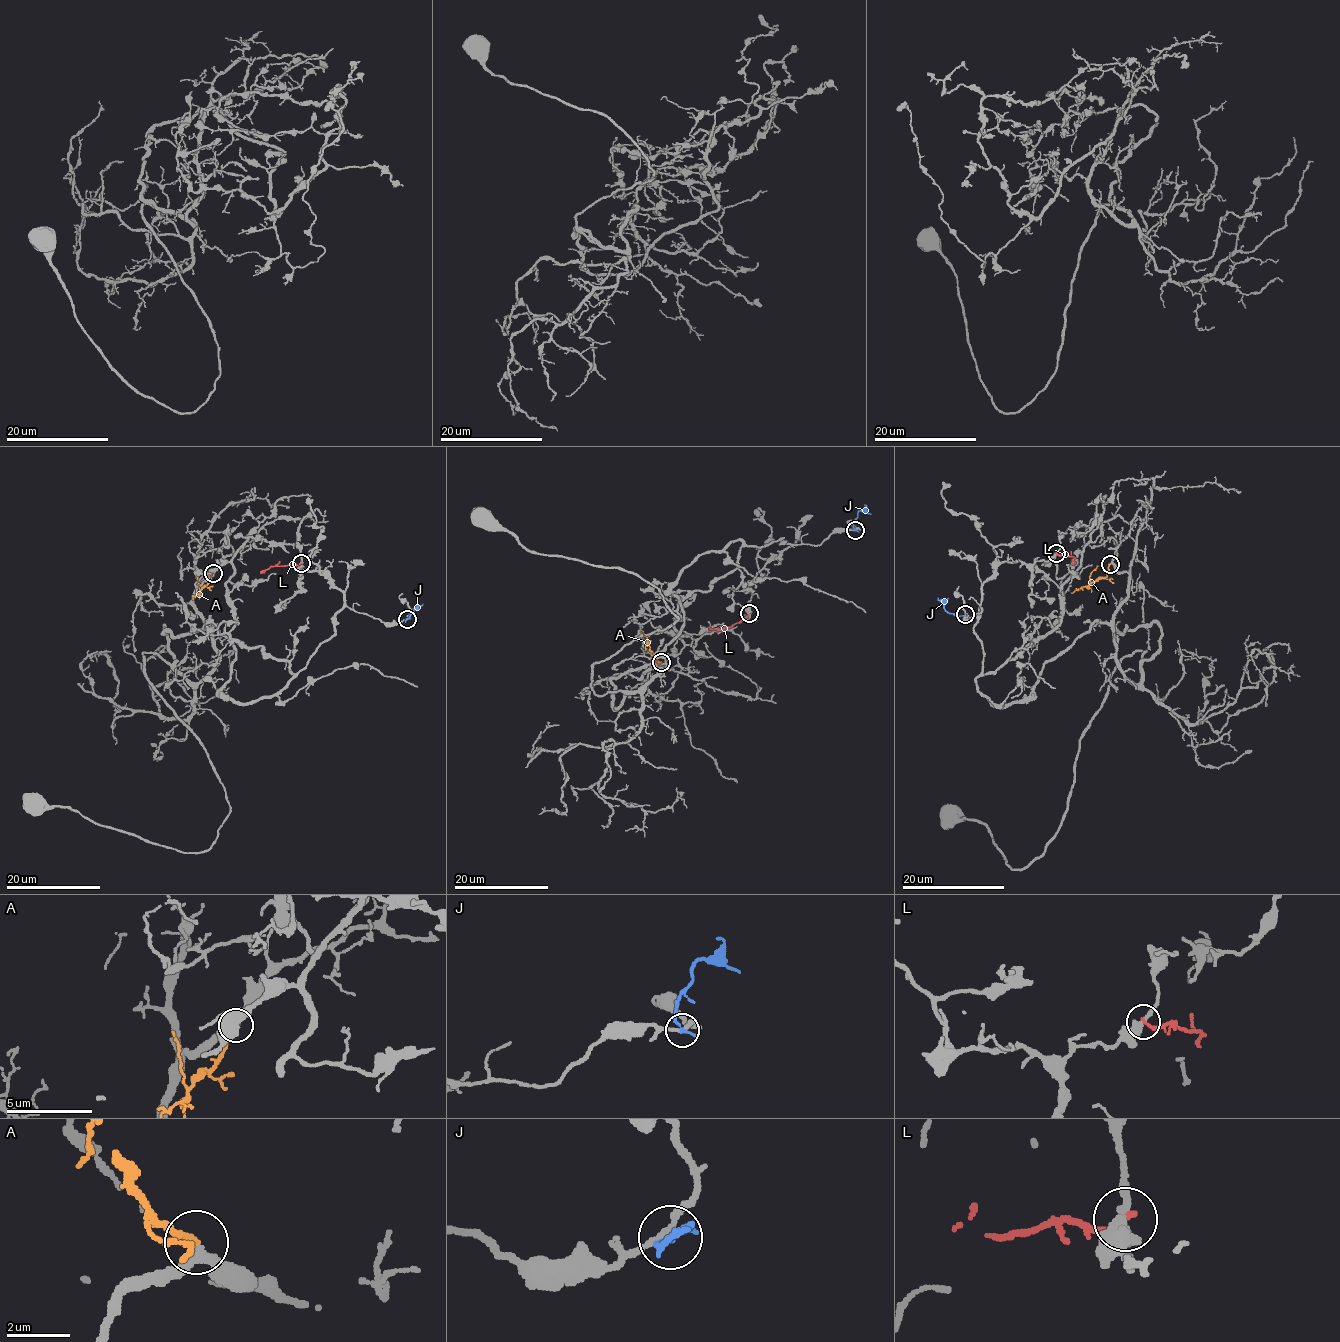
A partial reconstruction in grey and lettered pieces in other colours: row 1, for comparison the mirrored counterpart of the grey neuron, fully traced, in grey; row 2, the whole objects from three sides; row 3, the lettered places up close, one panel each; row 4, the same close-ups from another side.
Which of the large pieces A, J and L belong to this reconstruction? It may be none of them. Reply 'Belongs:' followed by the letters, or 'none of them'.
Belongs: A

